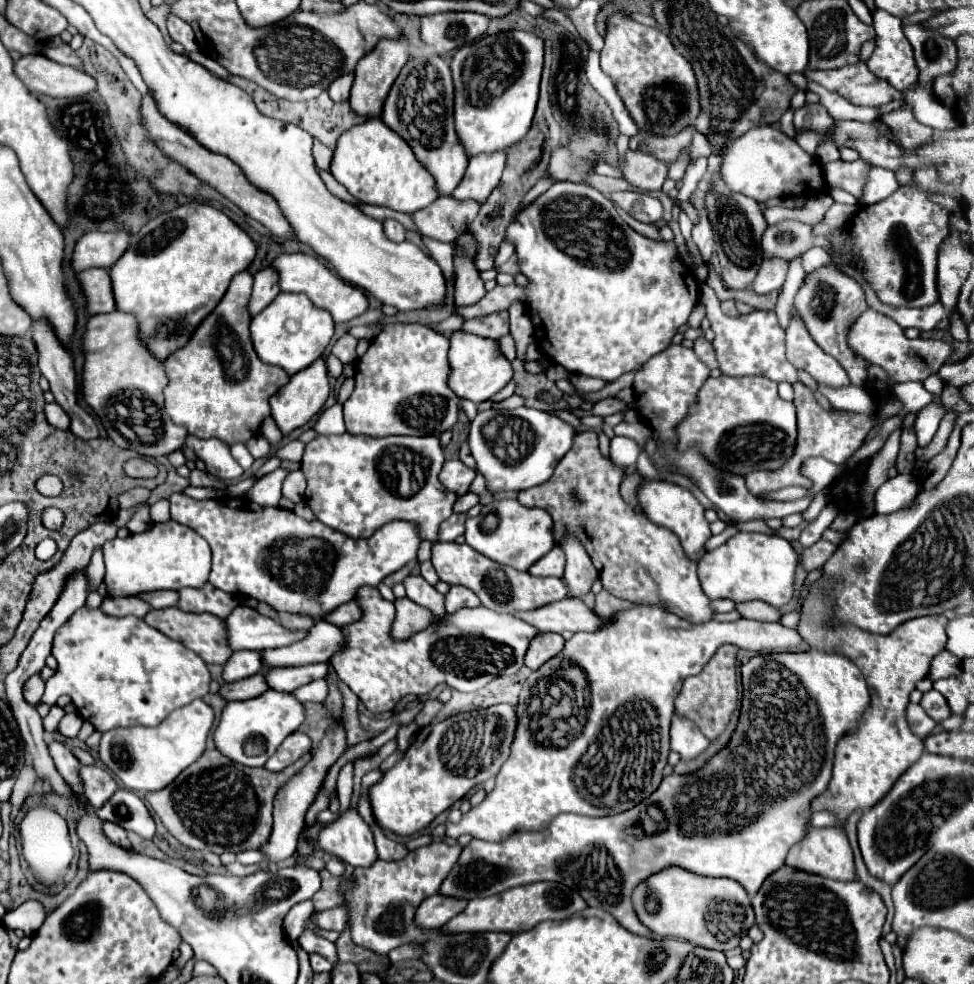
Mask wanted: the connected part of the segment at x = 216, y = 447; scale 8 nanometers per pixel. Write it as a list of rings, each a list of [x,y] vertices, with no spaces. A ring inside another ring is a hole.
[[[187,438],[187,444],[205,464],[207,472],[221,480],[233,480],[243,476],[241,466],[233,460],[229,446],[225,446],[221,440],[199,440],[199,438]]]

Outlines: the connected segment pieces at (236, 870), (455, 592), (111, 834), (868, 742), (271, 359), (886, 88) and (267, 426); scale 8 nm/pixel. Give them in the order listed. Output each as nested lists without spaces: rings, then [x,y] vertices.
[[[234,862],[232,864],[227,865],[227,868],[233,875],[236,876],[247,876],[261,869],[260,865],[258,864],[242,865],[238,862]]]
[[[451,586],[449,594],[445,596],[445,608],[449,614],[453,614],[459,608],[477,608],[477,606],[481,606],[479,598],[471,590],[461,586]]]
[[[103,822],[103,834],[113,842],[113,844],[119,844],[119,846],[125,846],[125,848],[131,848],[131,842],[127,840],[127,832],[113,824],[113,822]]]
[[[821,577],[810,587],[801,607],[801,622],[797,626],[797,632],[811,648],[845,654],[845,658],[853,660],[853,664],[861,668],[871,690],[871,704],[865,710],[857,732],[845,736],[837,744],[833,778],[827,792],[823,792],[811,804],[813,812],[833,812],[837,816],[837,826],[843,828],[847,818],[855,810],[865,812],[873,808],[873,804],[877,804],[881,798],[885,798],[897,778],[923,754],[923,740],[909,730],[905,708],[909,704],[909,694],[915,690],[915,684],[927,676],[931,658],[945,648],[947,618],[943,614],[937,614],[907,620],[885,636],[857,630],[850,624],[828,626],[825,621],[833,618],[833,609],[820,593],[825,582],[827,579]]]
[[[281,292],[263,312],[253,318],[251,340],[257,356],[263,362],[279,366],[293,376],[323,356],[333,338],[333,330],[335,322],[327,310],[313,306],[305,294]]]
[[[857,62],[851,66],[837,68],[837,70],[821,70],[821,72],[805,70],[803,76],[807,80],[813,80],[825,86],[831,92],[837,92],[847,102],[857,104],[857,106],[881,106],[877,102],[887,104],[903,96],[899,90],[895,90],[887,82],[873,76],[867,70],[865,62]]]
[[[272,417],[266,418],[261,427],[260,427],[261,435],[271,444],[275,445],[281,441],[283,435],[276,425],[275,421]]]

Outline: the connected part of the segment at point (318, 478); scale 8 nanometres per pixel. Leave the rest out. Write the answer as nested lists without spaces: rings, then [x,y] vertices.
[[[317,436],[307,444],[301,470],[307,478],[305,500],[315,512],[317,520],[325,526],[349,536],[349,538],[369,538],[375,530],[391,520],[407,520],[417,526],[419,538],[429,542],[439,542],[439,524],[453,514],[453,504],[457,494],[445,490],[439,482],[439,472],[443,468],[443,450],[437,436]]]

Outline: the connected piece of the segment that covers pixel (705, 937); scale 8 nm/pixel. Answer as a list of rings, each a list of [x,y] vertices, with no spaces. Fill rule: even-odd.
[[[667,866],[665,870],[659,870],[657,874],[649,876],[645,882],[641,882],[641,886],[633,890],[631,900],[637,918],[655,936],[681,938],[709,950],[727,952],[737,948],[739,940],[755,922],[749,894],[735,880],[697,876],[689,870],[681,870],[679,866]],[[649,892],[657,896],[659,904],[653,914],[647,912]]]

